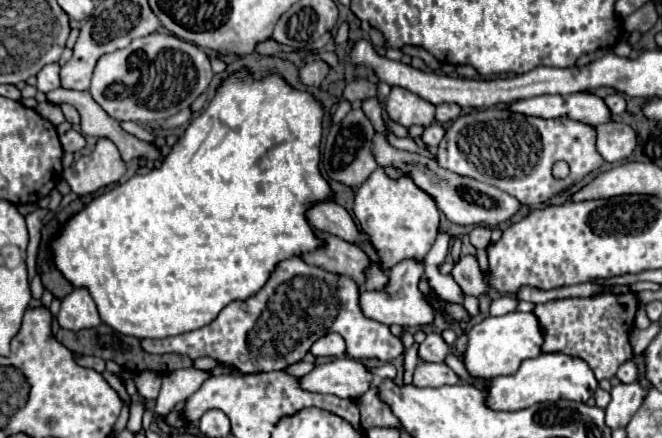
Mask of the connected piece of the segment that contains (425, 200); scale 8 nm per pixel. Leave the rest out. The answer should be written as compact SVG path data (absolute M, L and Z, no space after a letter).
M378 166L368 180L356 190L354 198L354 218L362 232L366 232L378 250L380 268L388 270L404 258L424 260L426 252L438 236L440 216L438 206L430 194L424 194L408 174L400 178L390 178L382 166Z

